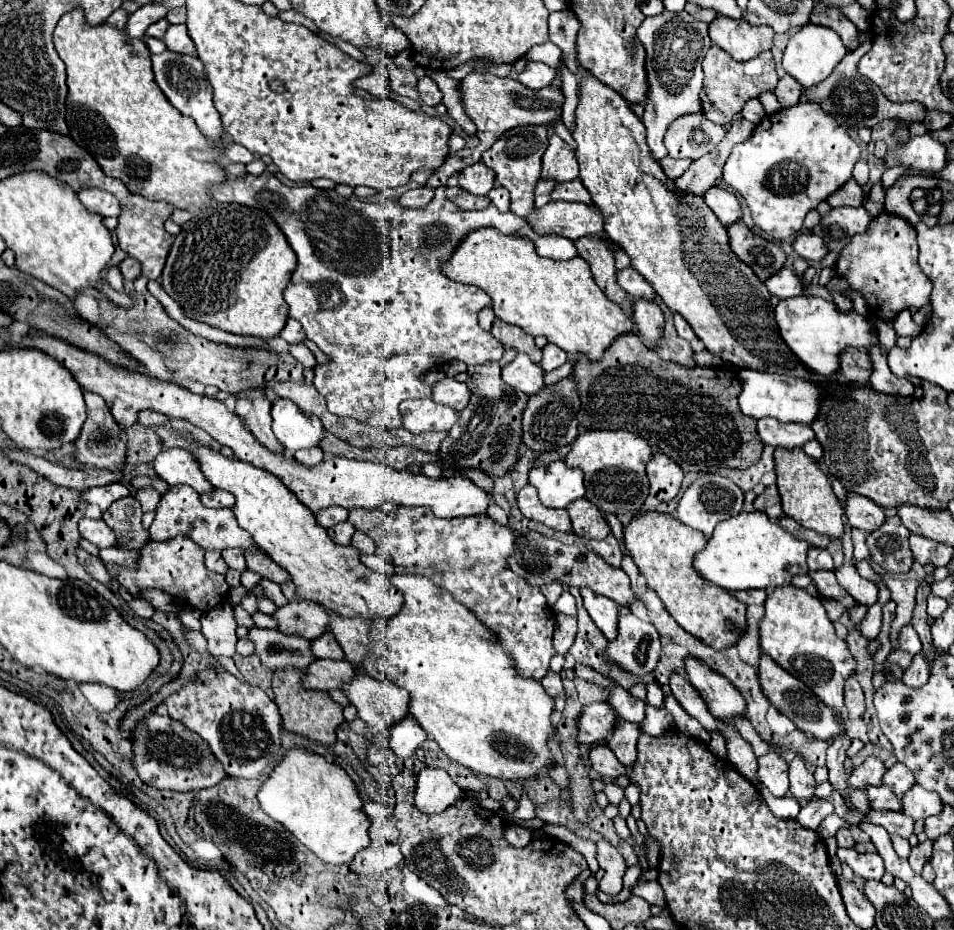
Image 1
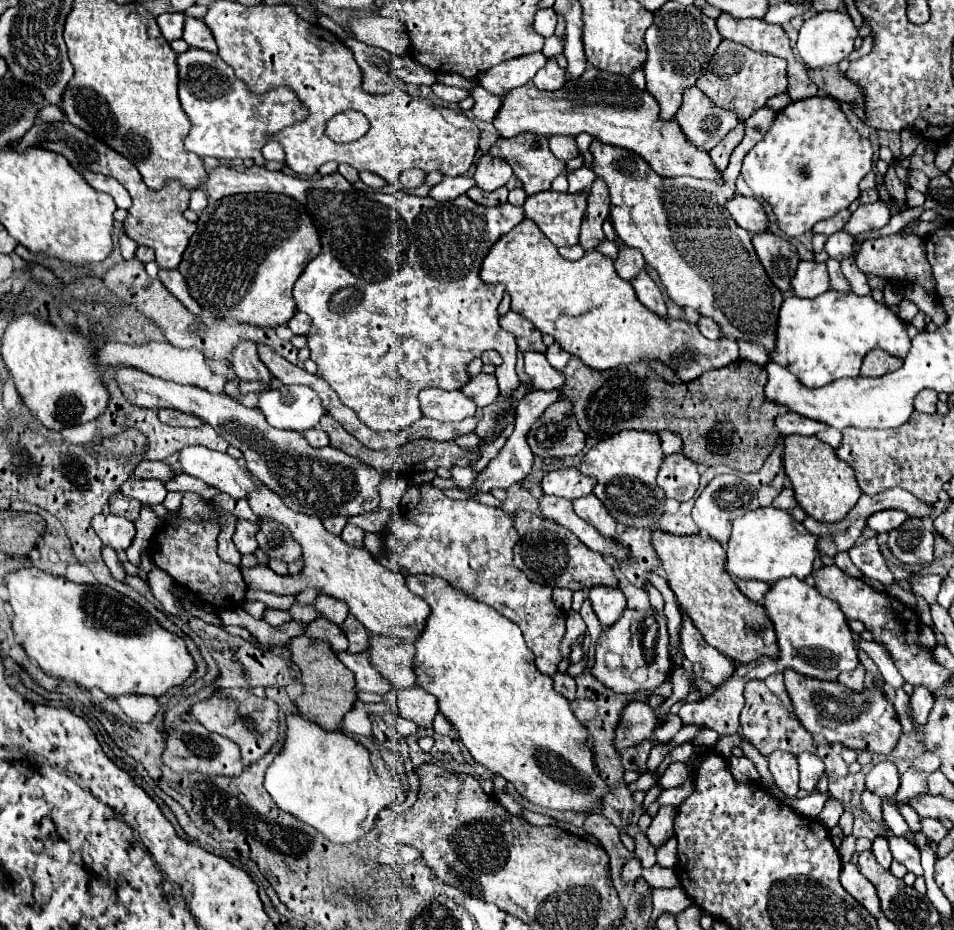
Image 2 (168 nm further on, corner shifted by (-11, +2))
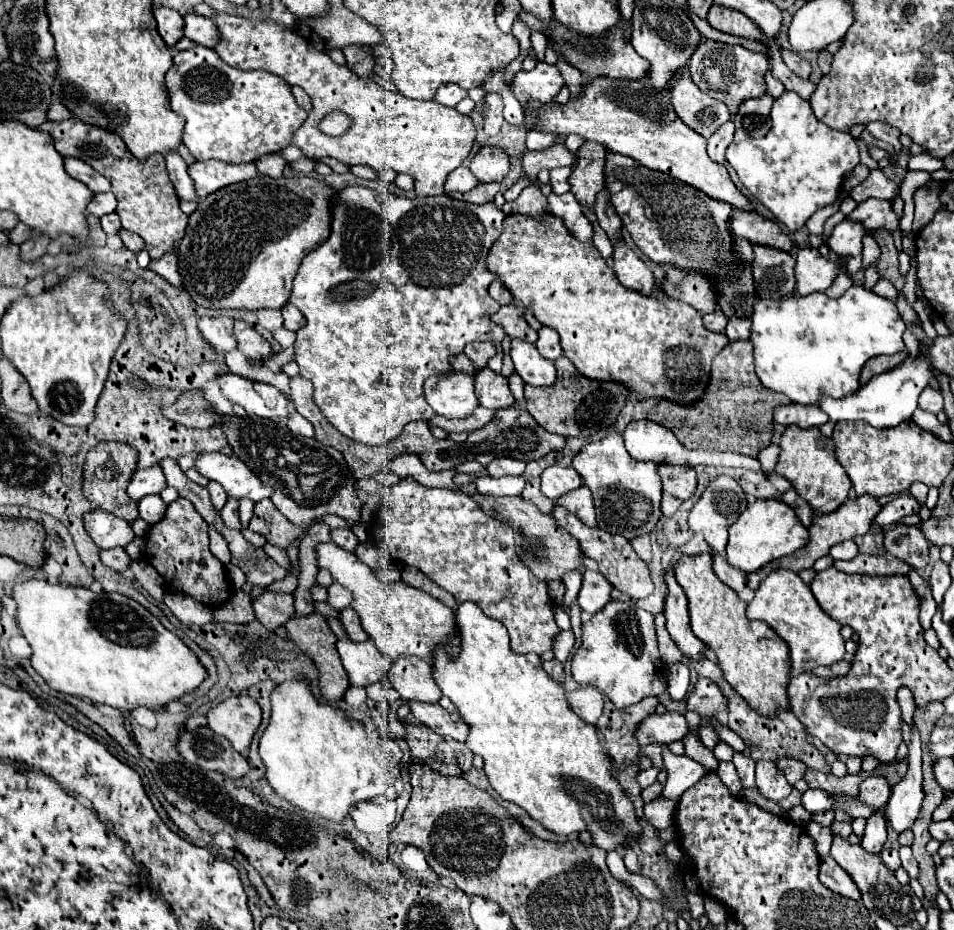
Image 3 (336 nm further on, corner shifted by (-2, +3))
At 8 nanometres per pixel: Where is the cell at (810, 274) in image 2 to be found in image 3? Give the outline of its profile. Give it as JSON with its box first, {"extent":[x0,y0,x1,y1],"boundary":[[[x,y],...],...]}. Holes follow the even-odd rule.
{"extent":[795,248,839,296],"boundary":[[[803,248],[797,252],[795,264],[795,294],[807,296],[811,292],[825,292],[837,276],[839,264],[823,258],[815,248]]]}

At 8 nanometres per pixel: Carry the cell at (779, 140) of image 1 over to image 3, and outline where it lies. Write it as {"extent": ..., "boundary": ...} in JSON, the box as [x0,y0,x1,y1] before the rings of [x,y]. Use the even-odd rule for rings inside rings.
{"extent":[727,92,859,232],"boundary":[[[783,92],[783,96],[773,102],[771,120],[773,126],[767,136],[733,142],[727,148],[727,162],[735,168],[741,184],[749,190],[749,194],[755,196],[763,206],[767,206],[787,230],[795,232],[801,230],[819,208],[825,208],[839,200],[843,178],[859,164],[859,148],[849,132],[839,132],[819,122],[811,110],[809,100],[803,100],[795,92]]]}

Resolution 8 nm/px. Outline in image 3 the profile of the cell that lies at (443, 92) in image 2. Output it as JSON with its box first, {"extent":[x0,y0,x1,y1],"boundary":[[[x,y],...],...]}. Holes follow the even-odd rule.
{"extent":[435,84,467,106],"boundary":[[[443,84],[439,86],[437,94],[435,94],[435,100],[441,102],[443,106],[455,106],[457,102],[461,102],[463,98],[467,98],[467,90],[463,90],[461,86],[455,86],[455,84]]]}

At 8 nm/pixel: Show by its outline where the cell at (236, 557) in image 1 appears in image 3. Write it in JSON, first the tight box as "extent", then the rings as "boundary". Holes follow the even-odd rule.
{"extent":[221,498,241,530],"boundary":[[[229,498],[227,504],[223,506],[223,512],[221,512],[221,518],[223,518],[223,524],[225,528],[229,530],[241,530],[241,520],[239,520],[239,512],[237,512],[237,500],[235,498]]]}

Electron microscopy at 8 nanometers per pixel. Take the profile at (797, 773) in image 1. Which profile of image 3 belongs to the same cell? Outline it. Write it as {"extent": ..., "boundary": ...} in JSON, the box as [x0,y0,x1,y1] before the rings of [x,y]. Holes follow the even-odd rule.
{"extent":[775,758,807,786],"boundary":[[[781,758],[781,760],[777,760],[775,764],[777,764],[777,768],[785,774],[787,782],[789,782],[791,786],[793,786],[797,780],[801,780],[801,778],[805,776],[805,772],[807,772],[805,762],[801,762],[801,760],[797,760],[797,758]]]}

